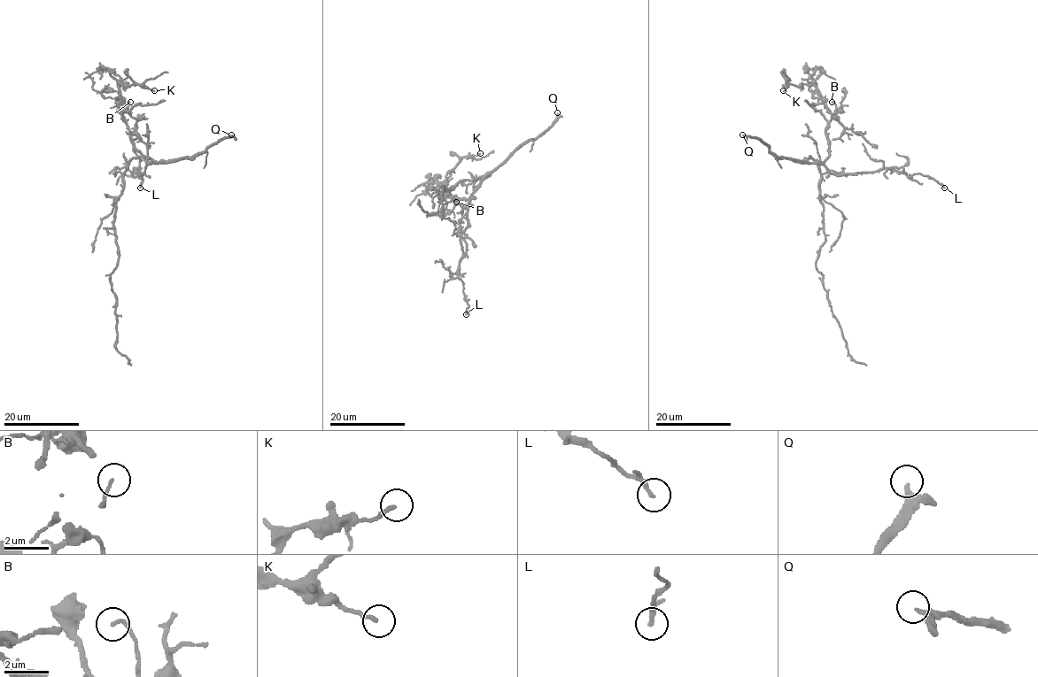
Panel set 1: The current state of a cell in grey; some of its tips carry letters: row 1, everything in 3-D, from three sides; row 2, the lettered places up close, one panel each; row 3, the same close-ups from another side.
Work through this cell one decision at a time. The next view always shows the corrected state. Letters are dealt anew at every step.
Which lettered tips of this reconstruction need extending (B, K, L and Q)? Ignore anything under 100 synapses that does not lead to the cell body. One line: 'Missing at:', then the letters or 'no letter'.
Missing at: Q

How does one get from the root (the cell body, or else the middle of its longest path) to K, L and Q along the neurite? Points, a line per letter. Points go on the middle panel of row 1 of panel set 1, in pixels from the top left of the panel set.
K: (449, 190), (460, 181), (478, 177), (480, 186), (467, 199), (444, 198), (445, 175), (463, 157), (480, 153)
L: (449, 190), (460, 181), (482, 179), (468, 202), (467, 228), (460, 238), (458, 277), (468, 306), (466, 314)
Q: (449, 190), (460, 181), (473, 180), (493, 172), (522, 144), (541, 135), (552, 125), (557, 112)

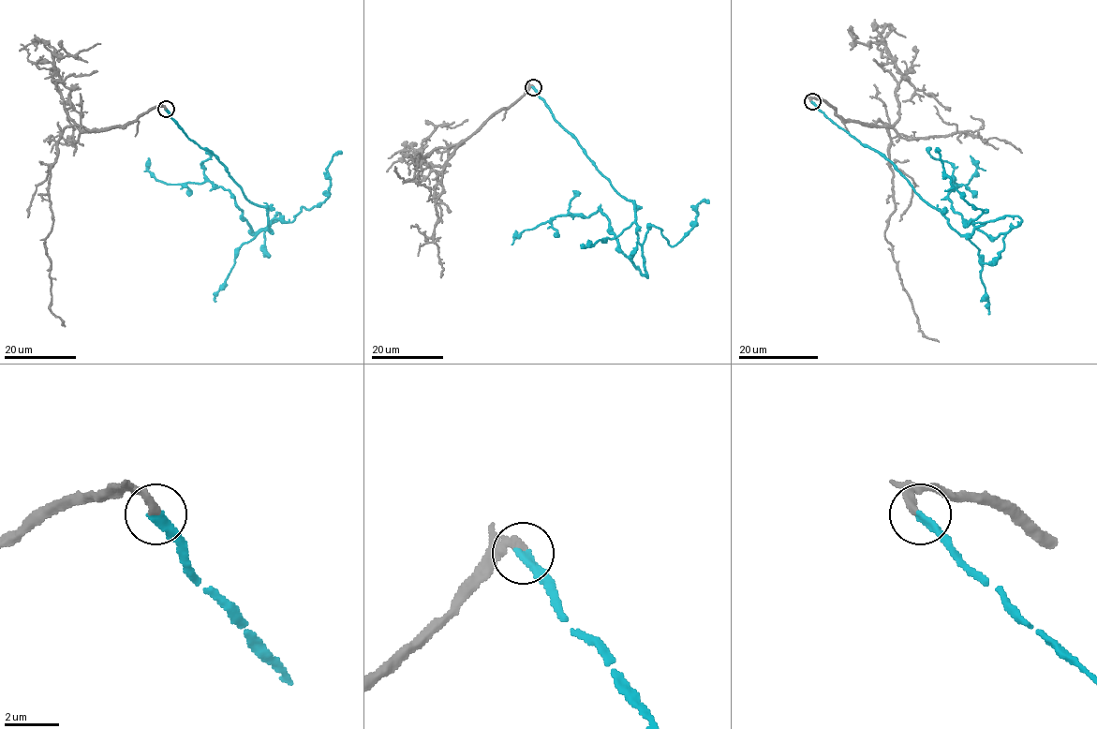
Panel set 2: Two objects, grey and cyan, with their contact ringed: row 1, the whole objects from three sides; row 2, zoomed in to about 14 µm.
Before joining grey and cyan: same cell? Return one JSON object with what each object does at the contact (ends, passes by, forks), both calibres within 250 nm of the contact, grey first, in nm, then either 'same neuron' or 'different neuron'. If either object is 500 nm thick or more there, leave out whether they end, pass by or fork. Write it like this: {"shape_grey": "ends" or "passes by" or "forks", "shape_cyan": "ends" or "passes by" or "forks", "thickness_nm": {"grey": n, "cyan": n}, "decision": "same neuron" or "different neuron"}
{"shape_grey": "ends", "shape_cyan": "ends", "thickness_nm": {"grey": 280, "cyan": 320}, "decision": "same neuron"}

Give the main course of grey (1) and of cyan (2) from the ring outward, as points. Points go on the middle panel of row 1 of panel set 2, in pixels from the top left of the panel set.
1: (533, 86), (470, 135), (412, 159), (432, 202)
2: (533, 87), (611, 185), (633, 203), (647, 276), (622, 251), (600, 210), (555, 215), (515, 236), (515, 230)

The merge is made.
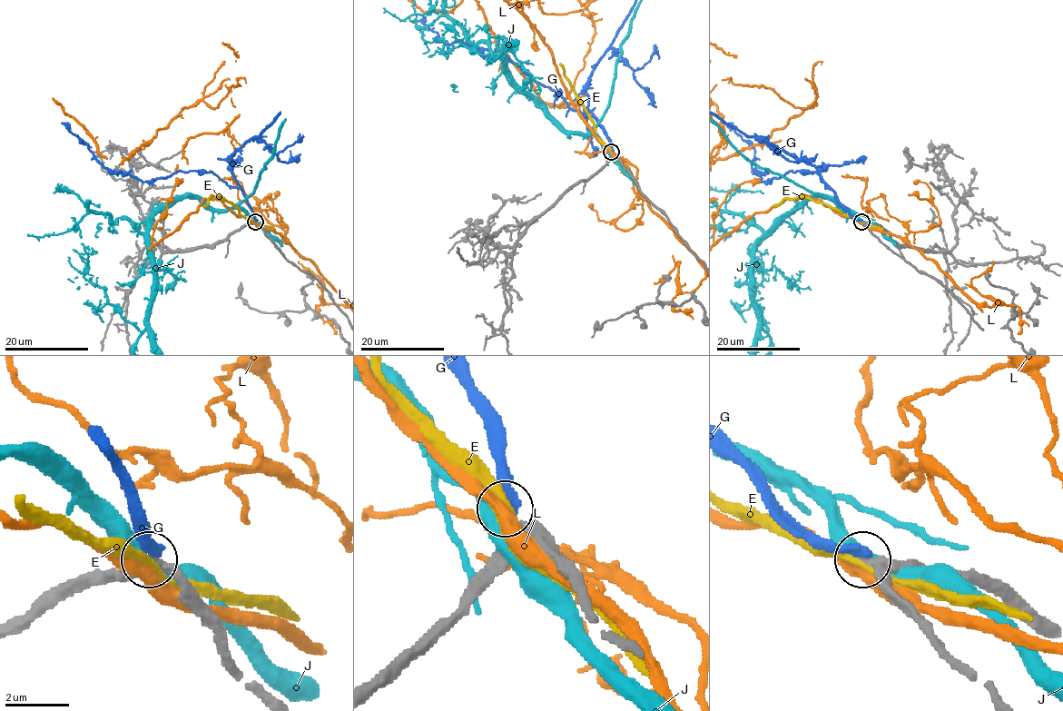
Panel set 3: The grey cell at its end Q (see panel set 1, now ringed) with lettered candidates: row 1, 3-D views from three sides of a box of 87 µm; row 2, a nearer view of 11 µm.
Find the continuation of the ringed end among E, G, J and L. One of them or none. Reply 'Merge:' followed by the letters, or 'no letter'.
Merge: no letter

